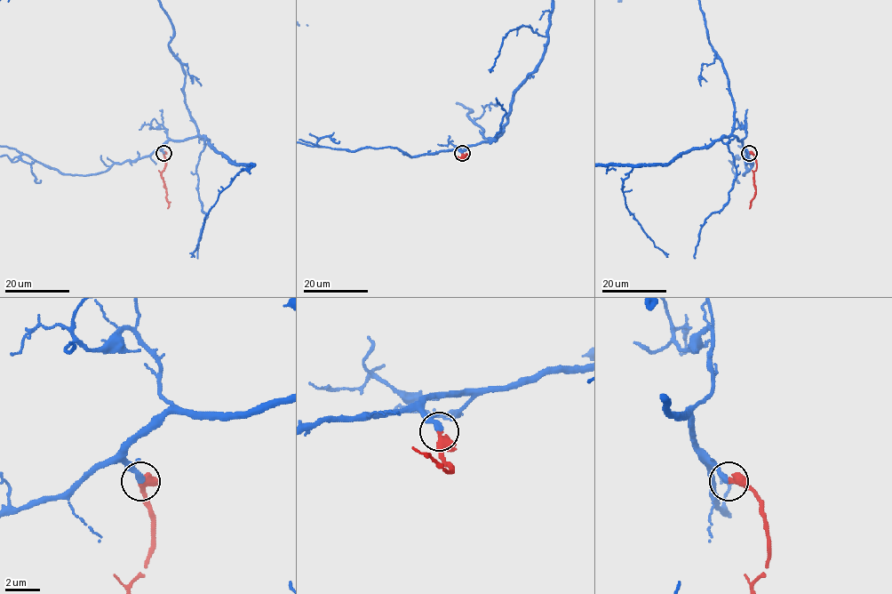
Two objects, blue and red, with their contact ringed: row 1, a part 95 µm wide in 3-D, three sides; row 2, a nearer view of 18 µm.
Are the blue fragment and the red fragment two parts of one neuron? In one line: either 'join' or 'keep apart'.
join

